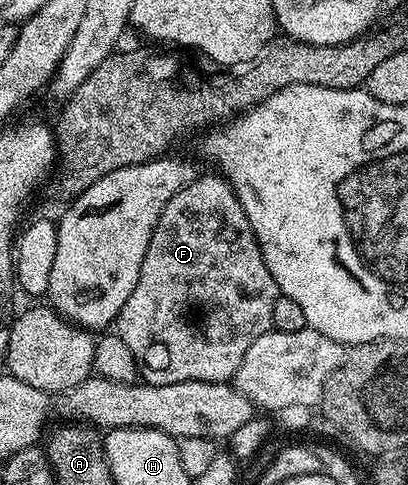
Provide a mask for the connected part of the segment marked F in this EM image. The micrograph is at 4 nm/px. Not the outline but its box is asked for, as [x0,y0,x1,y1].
[116,173,278,384]

